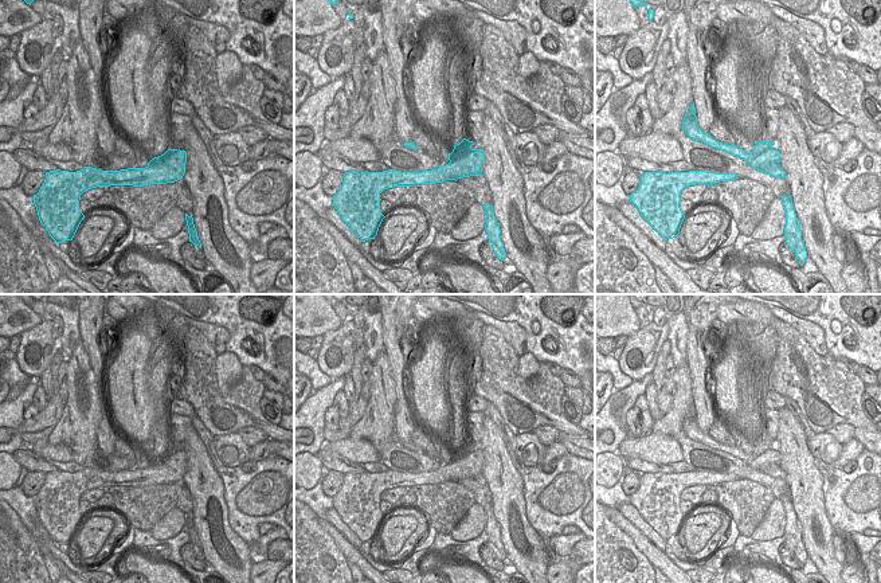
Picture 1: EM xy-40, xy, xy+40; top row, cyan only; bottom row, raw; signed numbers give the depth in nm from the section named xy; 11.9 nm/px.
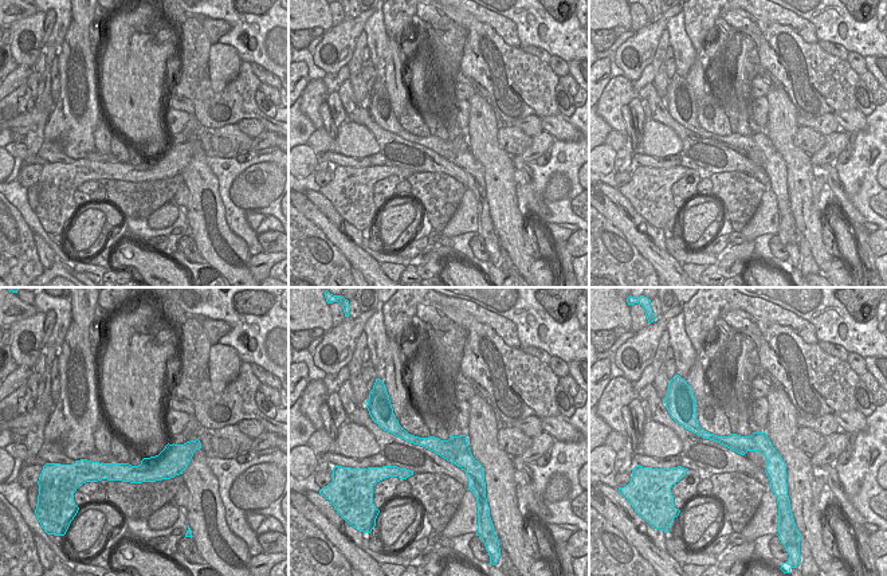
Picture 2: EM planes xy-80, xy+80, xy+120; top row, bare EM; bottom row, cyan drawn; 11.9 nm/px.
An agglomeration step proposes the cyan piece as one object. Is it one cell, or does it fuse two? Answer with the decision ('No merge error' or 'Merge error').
Merge error.

